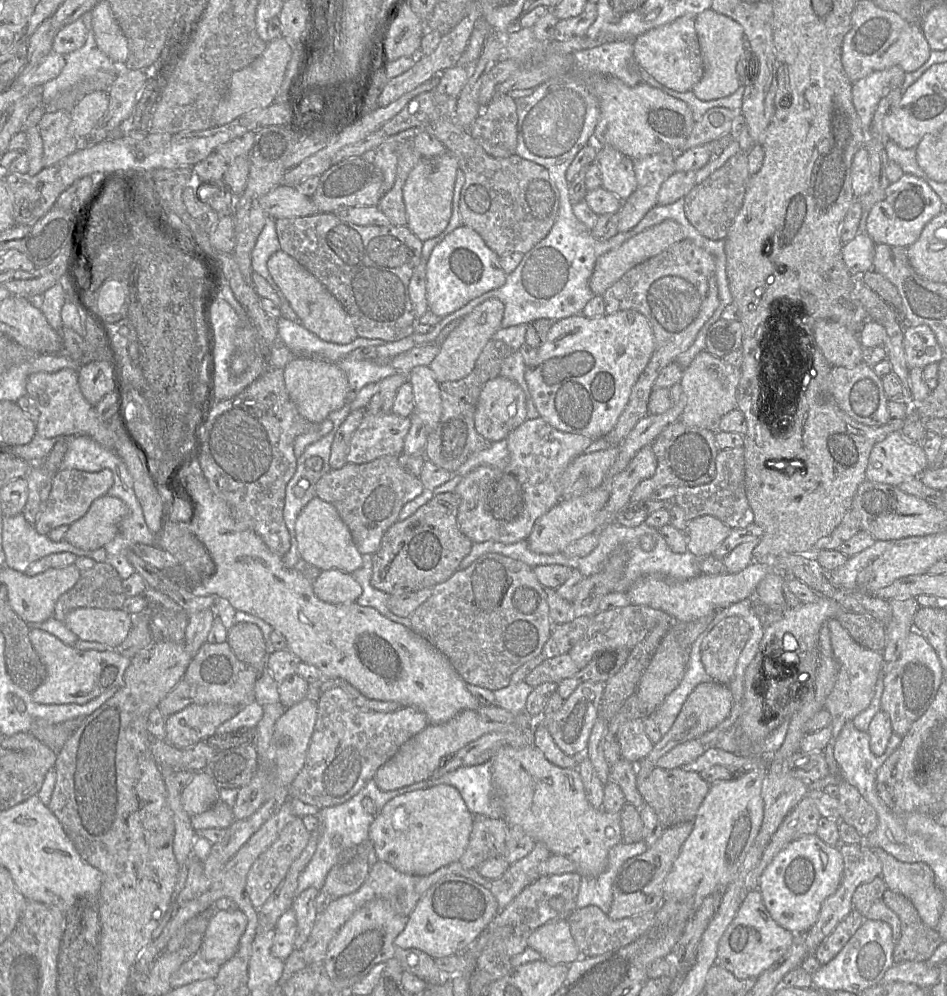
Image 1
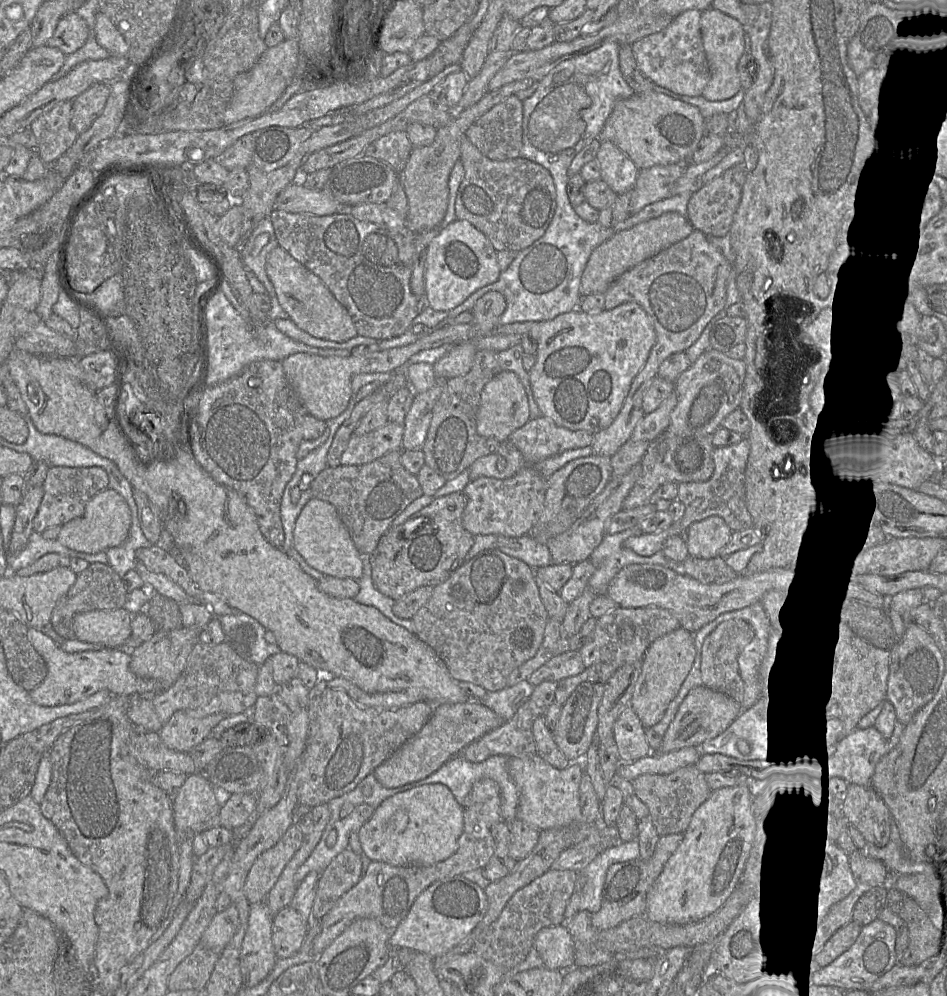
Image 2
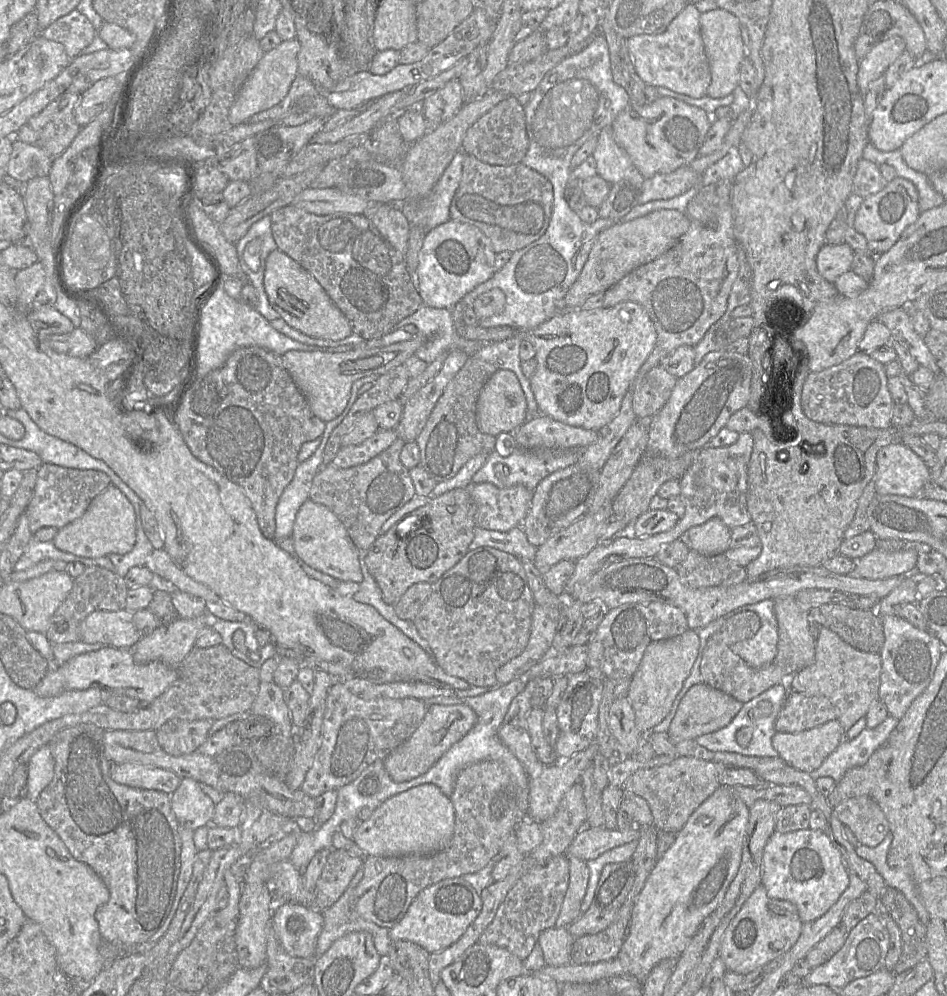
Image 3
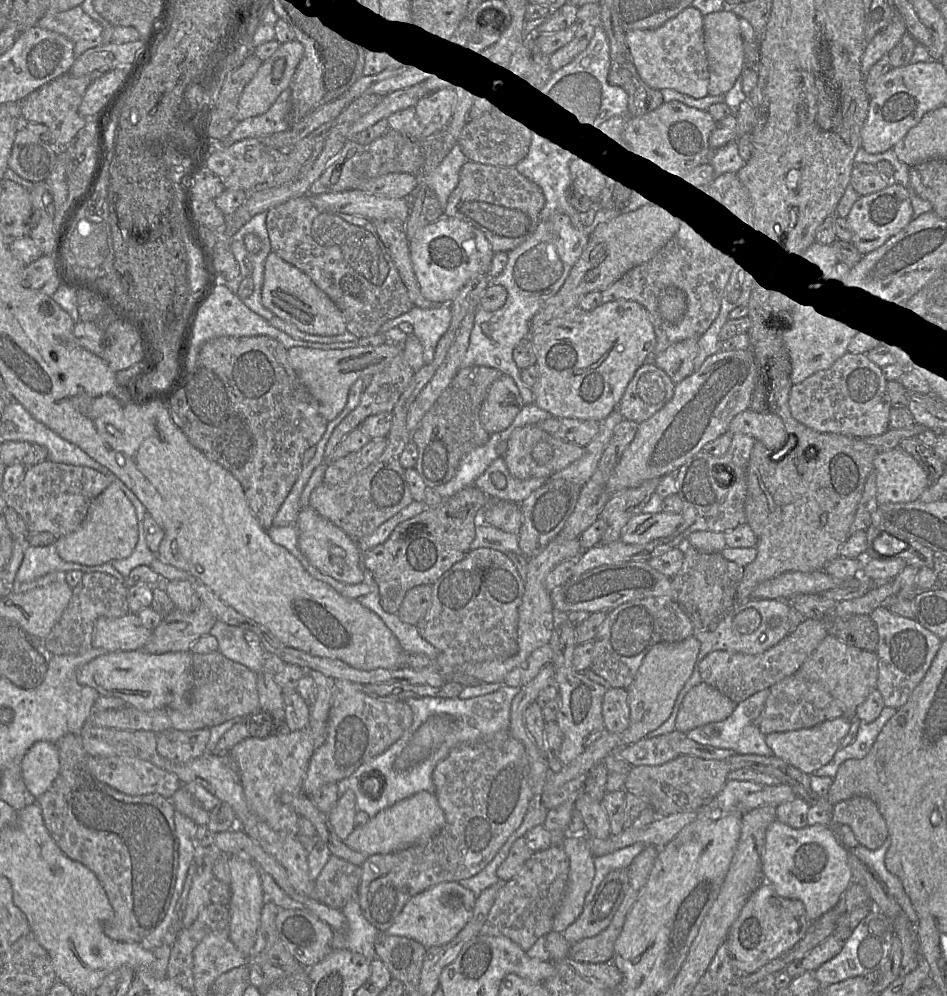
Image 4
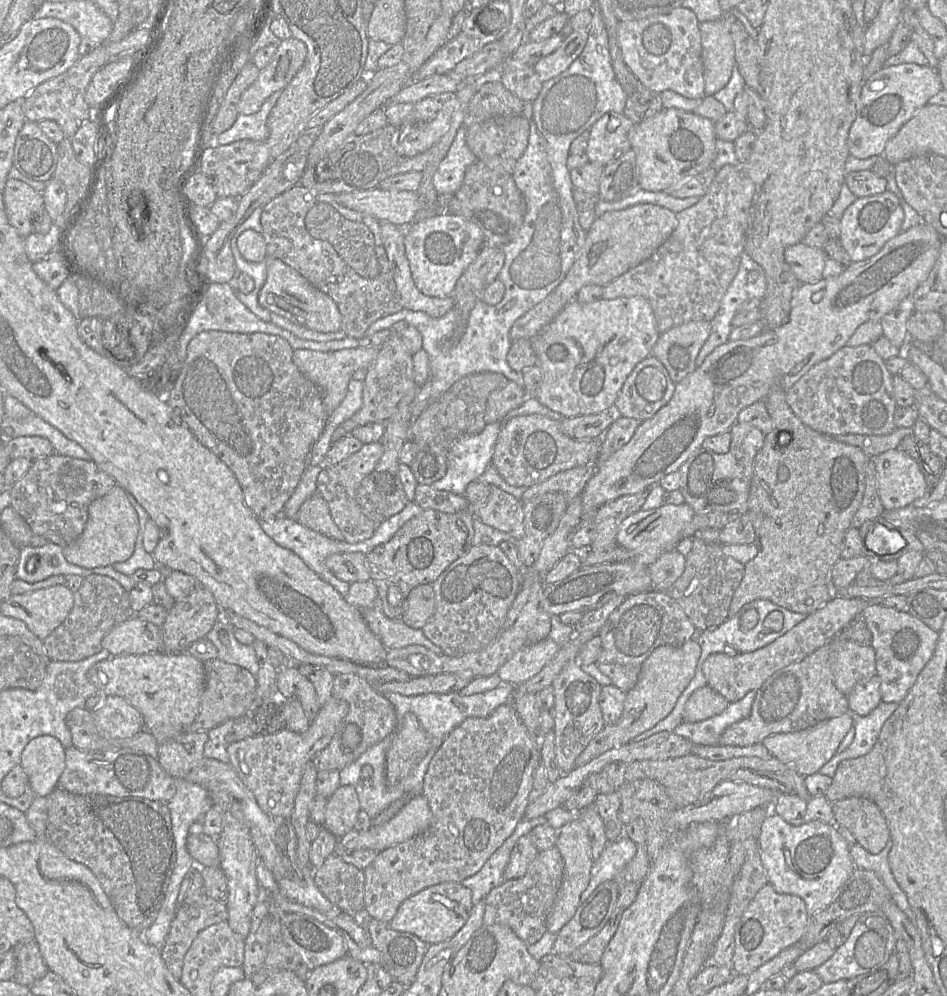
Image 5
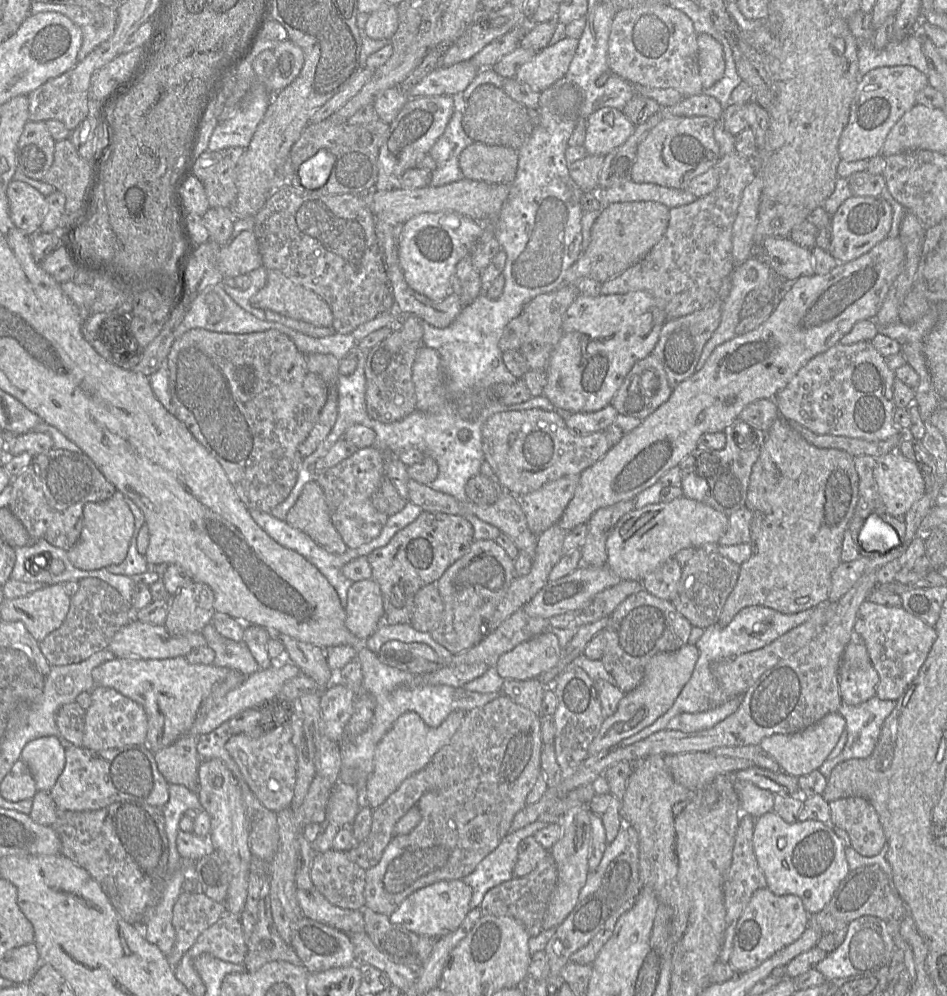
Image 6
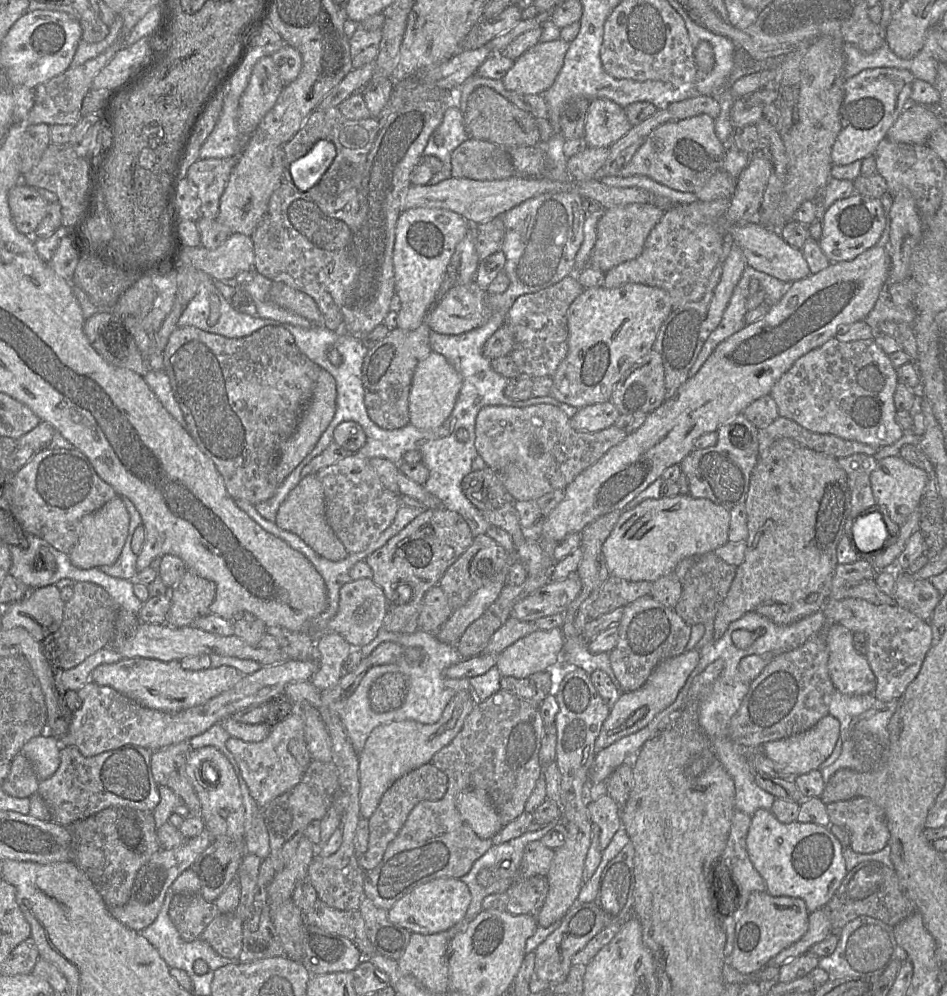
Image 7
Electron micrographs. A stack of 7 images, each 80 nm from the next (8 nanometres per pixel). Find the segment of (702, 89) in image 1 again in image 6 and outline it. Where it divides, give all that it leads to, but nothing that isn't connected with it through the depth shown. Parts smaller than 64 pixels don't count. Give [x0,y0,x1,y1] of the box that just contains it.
[697,33,725,88]

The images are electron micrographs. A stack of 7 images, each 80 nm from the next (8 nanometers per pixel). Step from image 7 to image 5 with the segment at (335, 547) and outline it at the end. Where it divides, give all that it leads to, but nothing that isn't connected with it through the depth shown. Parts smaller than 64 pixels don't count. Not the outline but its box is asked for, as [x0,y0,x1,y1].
[296,492,344,541]

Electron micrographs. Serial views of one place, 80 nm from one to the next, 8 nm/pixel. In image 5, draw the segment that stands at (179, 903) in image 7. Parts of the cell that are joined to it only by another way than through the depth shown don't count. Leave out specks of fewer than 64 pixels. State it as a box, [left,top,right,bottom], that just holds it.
[161,895,227,980]

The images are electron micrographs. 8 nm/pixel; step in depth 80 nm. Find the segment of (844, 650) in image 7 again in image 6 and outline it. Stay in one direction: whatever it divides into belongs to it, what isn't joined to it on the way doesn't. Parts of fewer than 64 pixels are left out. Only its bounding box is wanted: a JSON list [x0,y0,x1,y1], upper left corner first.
[839,665,879,705]

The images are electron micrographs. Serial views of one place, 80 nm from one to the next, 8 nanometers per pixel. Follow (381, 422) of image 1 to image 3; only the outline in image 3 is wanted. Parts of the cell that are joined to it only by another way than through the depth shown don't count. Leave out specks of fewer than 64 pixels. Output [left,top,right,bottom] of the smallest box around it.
[332,429,398,468]

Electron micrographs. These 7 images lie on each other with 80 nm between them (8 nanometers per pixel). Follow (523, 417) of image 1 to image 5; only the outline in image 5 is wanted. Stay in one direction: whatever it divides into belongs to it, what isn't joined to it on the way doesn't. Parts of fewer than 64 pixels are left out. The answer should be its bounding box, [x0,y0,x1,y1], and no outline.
[485,381,527,424]

